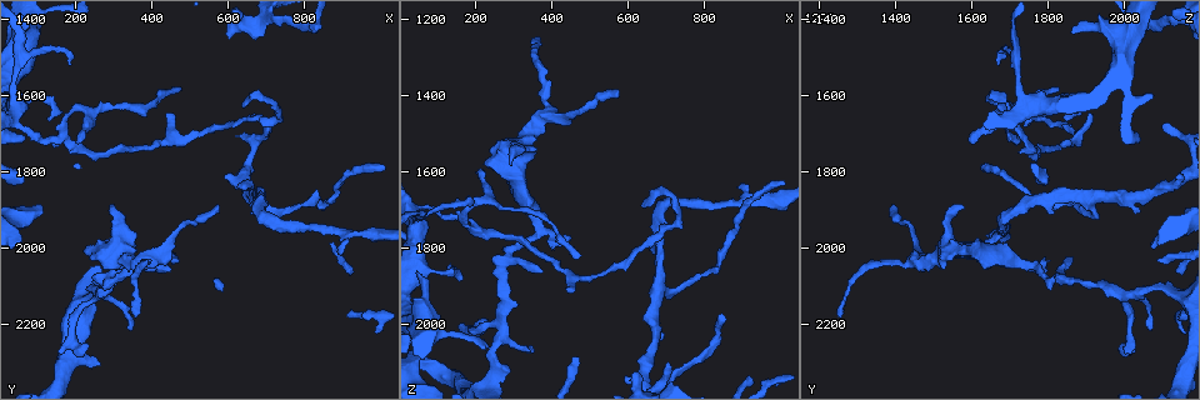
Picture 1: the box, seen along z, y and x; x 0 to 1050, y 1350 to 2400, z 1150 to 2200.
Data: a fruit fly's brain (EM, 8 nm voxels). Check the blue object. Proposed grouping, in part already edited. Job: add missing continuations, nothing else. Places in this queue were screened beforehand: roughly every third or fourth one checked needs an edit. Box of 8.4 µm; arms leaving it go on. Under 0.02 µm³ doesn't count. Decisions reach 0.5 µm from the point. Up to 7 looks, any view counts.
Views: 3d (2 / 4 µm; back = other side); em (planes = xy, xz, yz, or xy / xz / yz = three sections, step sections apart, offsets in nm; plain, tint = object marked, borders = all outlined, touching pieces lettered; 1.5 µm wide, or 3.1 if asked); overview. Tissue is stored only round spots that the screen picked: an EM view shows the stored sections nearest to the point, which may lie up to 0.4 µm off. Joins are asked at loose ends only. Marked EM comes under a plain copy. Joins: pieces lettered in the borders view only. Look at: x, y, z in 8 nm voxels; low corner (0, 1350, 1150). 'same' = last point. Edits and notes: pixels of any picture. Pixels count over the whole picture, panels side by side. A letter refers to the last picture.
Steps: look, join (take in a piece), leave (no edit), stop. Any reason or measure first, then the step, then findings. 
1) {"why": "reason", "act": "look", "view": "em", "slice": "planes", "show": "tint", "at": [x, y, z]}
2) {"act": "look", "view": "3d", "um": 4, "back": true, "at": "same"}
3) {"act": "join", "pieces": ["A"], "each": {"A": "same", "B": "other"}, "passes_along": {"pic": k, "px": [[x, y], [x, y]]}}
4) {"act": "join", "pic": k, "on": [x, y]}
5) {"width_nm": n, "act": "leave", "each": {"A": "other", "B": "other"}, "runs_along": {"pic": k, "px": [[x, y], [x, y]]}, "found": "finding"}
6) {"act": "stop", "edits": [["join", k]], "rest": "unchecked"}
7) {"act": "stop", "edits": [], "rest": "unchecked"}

{"why": "an open end", "act": "look", "view": "3d", "um": 4, "at": [290, 2115, 2130]}

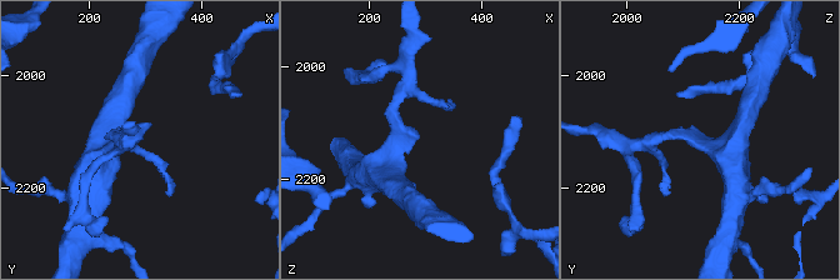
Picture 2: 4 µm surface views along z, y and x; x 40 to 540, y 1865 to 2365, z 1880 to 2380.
{"act": "look", "view": "em", "slice": "yz", "step": 4, "show": "tint", "at": [280, 2105, 2130]}

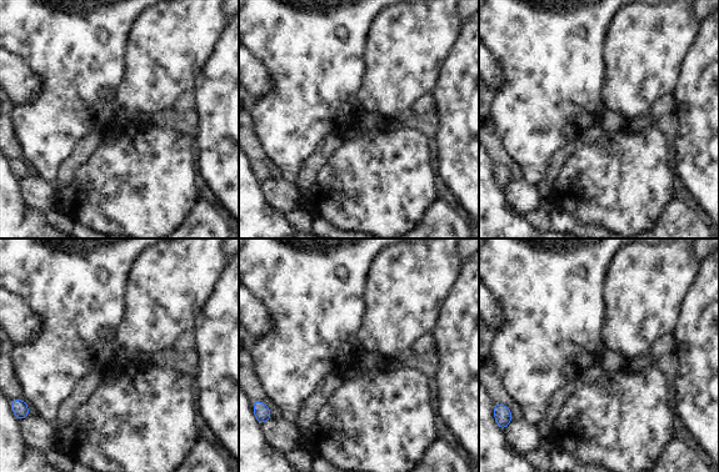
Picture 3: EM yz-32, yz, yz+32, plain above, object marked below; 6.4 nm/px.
{"act": "look", "view": "em", "slice": "planes", "show": "borders", "at": "same"}

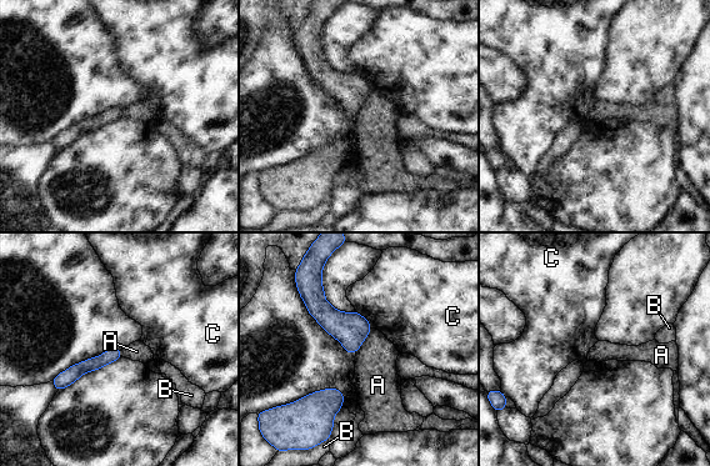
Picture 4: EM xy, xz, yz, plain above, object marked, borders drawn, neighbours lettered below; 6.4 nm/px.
{"act": "leave", "each": {"A": "other", "B": "other", "C": "other"}, "border": {"pic": 4, "px": [[371, 329], [355, 351]]}, "found": "none of them fits"}

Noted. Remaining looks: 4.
{"why": "an open end", "act": "look", "view": "3d", "um": 4, "at": [470, 1580, 1835]}

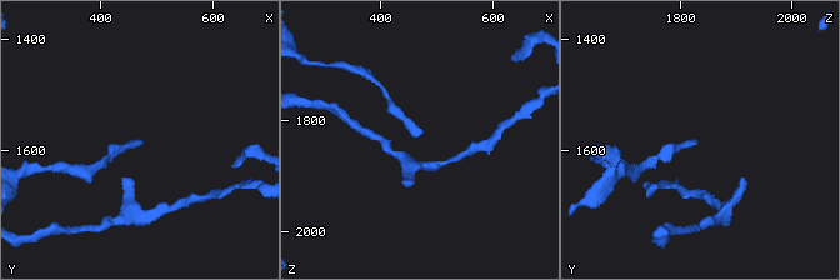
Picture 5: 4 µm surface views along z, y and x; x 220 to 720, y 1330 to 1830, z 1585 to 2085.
{"why": "shape alone is not enough", "act": "look", "view": "em", "slice": "xz", "step": 4, "show": "borders", "at": [465, 1585, 1830]}

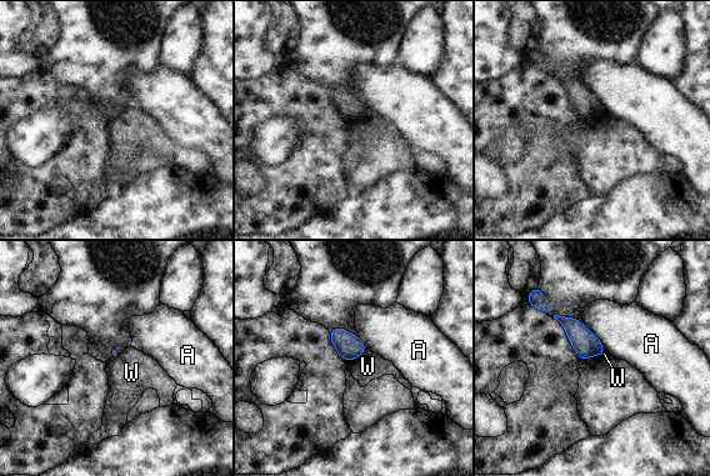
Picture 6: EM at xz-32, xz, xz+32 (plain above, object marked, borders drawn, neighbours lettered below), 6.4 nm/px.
{"why": "another direction", "act": "look", "view": "em", "slice": "planes", "show": "borders", "at": "same"}

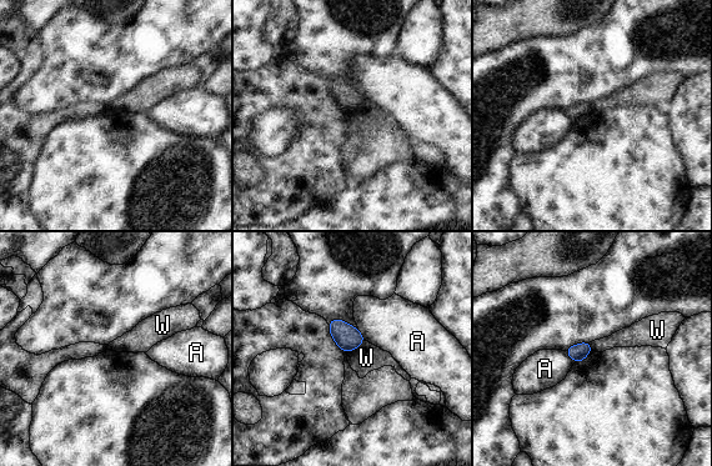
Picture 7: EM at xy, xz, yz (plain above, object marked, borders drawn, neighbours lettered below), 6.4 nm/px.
{"width_nm": 110, "act": "leave", "each": {"A": "other", "W": "other"}, "border": {"pic": 7, "px": [[364, 340], [347, 352]]}, "found": "no lettered piece goes on from it"}

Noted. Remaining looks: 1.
{"act": "stop", "edits": [], "rest": "unchecked"}

